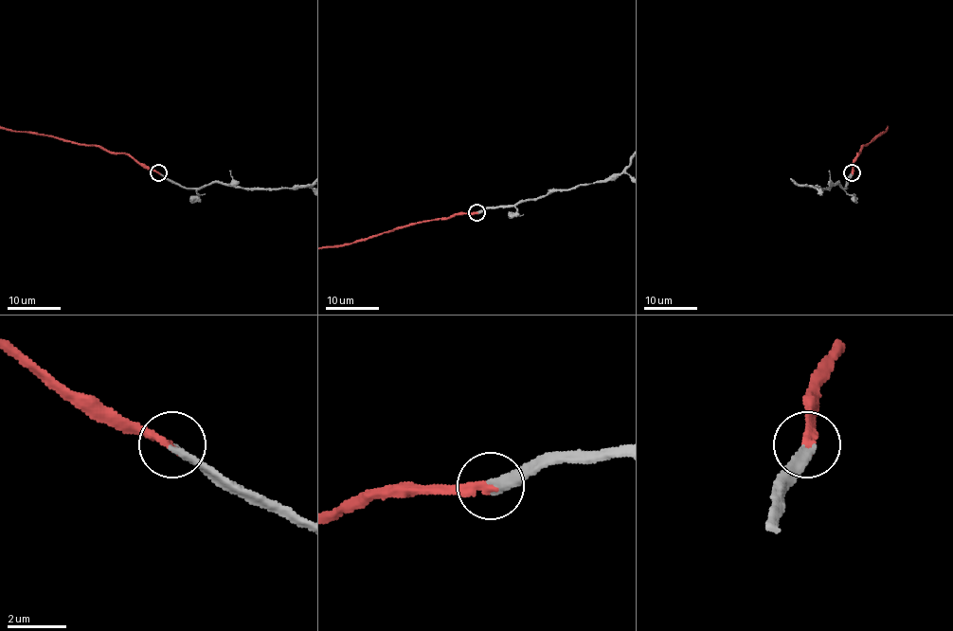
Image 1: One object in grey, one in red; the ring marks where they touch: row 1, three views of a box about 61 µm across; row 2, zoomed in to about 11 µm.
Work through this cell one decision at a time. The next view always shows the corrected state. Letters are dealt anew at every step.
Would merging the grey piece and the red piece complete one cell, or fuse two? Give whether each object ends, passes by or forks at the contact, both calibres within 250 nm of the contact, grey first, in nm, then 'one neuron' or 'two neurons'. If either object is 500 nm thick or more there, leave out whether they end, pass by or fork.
grey ends | red ends | 300/280 nm | one neuron

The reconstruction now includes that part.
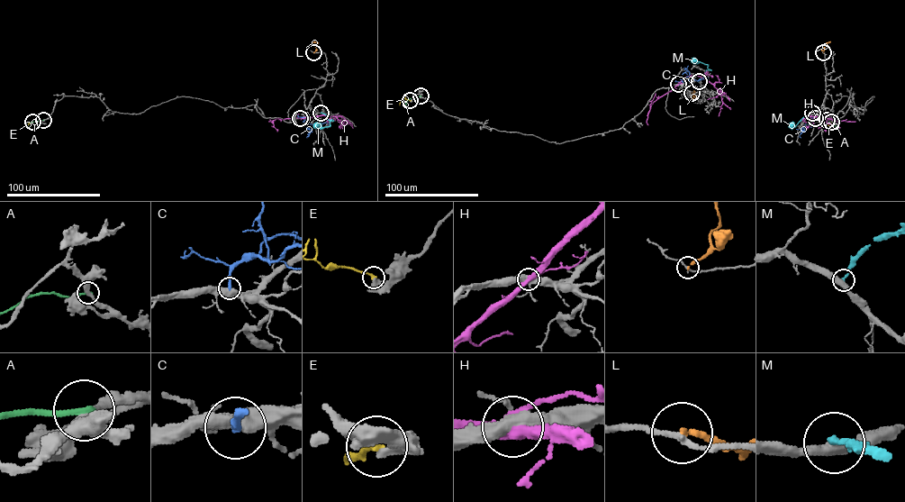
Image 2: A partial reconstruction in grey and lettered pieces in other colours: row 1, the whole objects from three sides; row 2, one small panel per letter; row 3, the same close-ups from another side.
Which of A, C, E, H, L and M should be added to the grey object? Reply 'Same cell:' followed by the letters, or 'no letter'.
Same cell: no letter

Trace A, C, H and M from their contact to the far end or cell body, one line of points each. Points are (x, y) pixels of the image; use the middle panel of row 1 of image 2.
A: (420, 95), (408, 99), (405, 105)
C: (679, 84), (684, 80), (708, 77)
H: (678, 84), (692, 75), (710, 81), (721, 94), (722, 104), (718, 115)
M: (699, 81), (708, 69), (708, 65), (692, 59)

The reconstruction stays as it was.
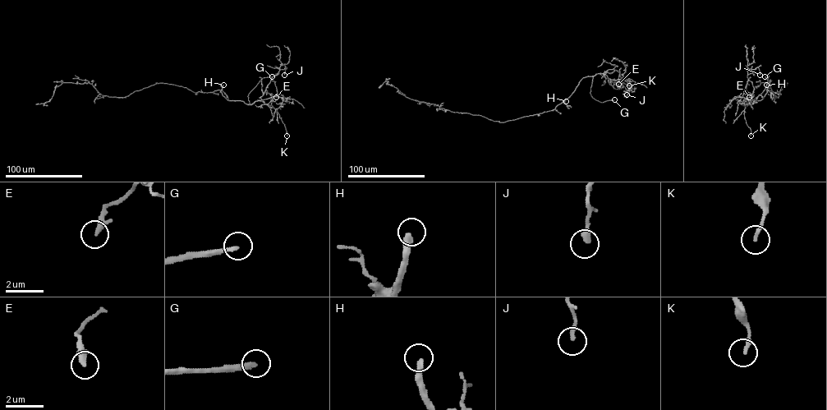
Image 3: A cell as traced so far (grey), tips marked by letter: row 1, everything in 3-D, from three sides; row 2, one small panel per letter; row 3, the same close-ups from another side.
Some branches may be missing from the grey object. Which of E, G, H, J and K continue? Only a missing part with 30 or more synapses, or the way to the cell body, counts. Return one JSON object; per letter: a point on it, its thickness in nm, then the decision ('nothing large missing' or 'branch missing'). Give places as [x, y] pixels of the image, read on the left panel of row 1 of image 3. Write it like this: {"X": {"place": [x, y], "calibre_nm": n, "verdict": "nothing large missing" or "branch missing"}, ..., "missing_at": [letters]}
{"E": {"place": [276, 97], "calibre_nm": 360, "verdict": "nothing large missing"}, "G": {"place": [272, 76], "calibre_nm": 240, "verdict": "branch missing"}, "H": {"place": [223, 85], "calibre_nm": 280, "verdict": "branch missing"}, "J": {"place": [284, 75], "calibre_nm": 240, "verdict": "nothing large missing"}, "K": {"place": [287, 135], "calibre_nm": 180, "verdict": "nothing large missing"}, "missing_at": ["G", "H"]}

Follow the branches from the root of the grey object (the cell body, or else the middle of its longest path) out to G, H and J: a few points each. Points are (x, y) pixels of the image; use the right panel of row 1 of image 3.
G: (782, 86), (779, 92), (768, 89), (760, 100), (743, 100), (742, 104), (763, 92), (768, 80), (764, 76)
H: (782, 86), (779, 92), (774, 92), (767, 90), (766, 85)
J: (782, 86), (779, 92), (768, 89), (760, 100), (741, 104), (747, 68), (758, 66), (760, 75)

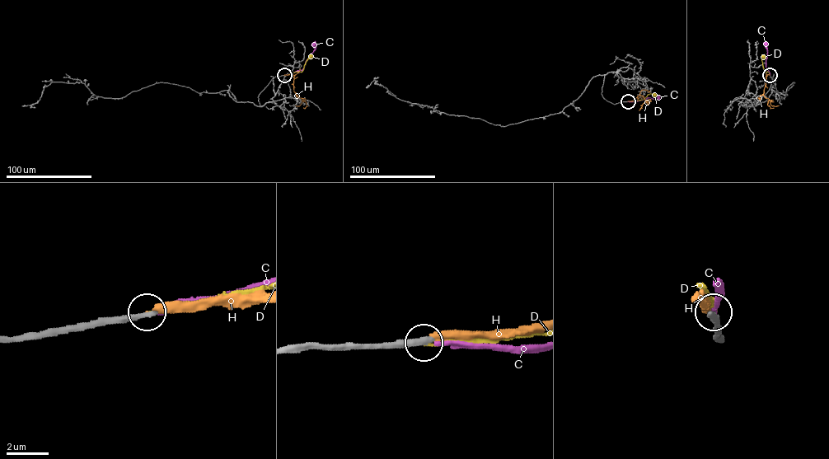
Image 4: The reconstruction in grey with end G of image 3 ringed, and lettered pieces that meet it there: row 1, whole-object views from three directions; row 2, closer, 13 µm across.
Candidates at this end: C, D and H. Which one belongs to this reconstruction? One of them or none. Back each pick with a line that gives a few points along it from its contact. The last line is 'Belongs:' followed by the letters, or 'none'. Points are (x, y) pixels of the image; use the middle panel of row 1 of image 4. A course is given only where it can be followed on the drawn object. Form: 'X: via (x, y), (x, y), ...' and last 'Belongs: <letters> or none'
D: via (628, 101), (654, 94)
Belongs: D

